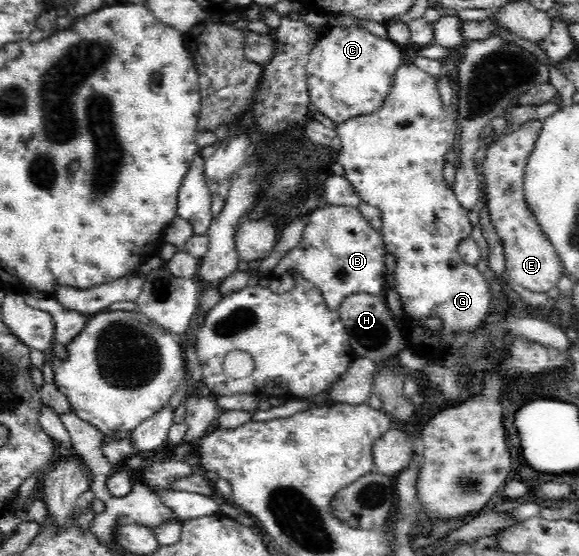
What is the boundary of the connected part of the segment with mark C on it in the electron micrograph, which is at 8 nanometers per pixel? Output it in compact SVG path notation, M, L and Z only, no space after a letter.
M331 27L310 51L306 71L312 108L336 125L378 111L392 92L394 73L404 62L402 47L359 27Z

